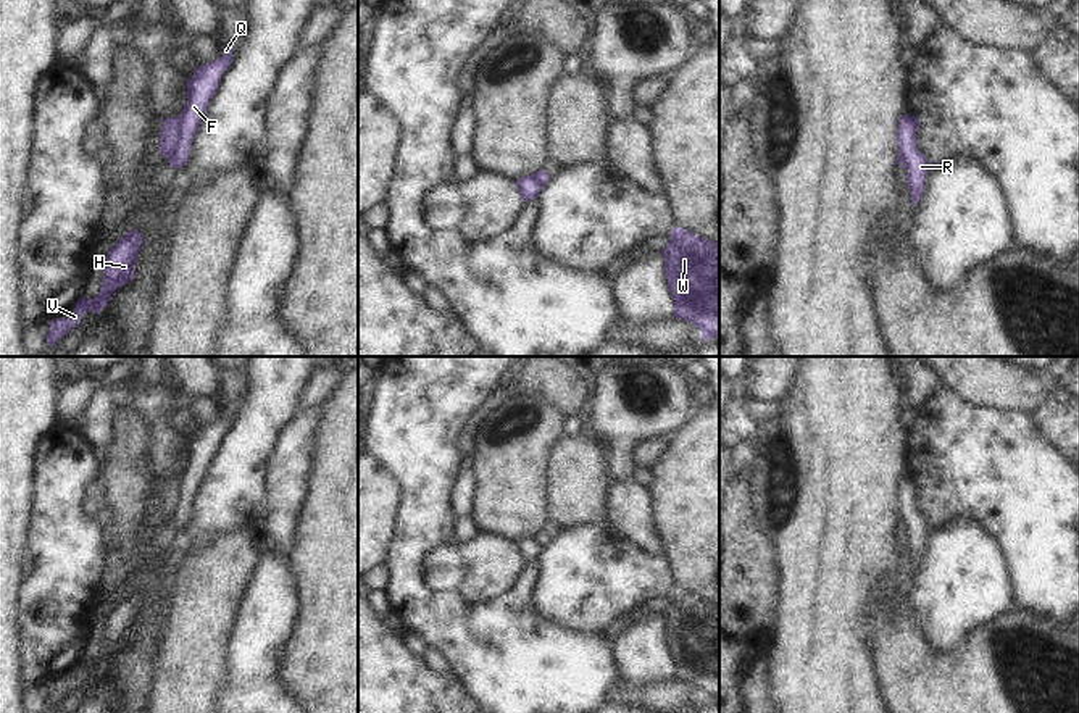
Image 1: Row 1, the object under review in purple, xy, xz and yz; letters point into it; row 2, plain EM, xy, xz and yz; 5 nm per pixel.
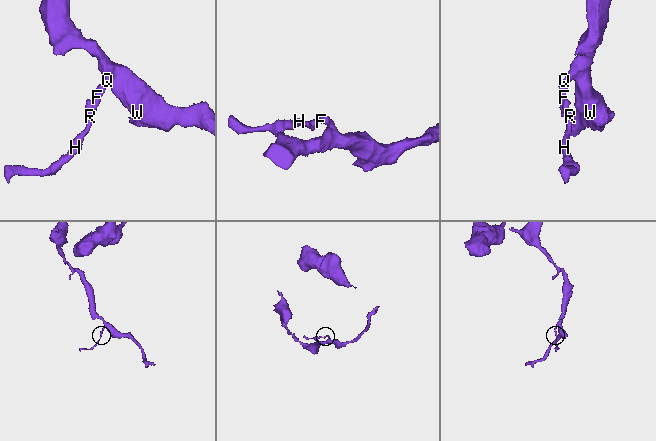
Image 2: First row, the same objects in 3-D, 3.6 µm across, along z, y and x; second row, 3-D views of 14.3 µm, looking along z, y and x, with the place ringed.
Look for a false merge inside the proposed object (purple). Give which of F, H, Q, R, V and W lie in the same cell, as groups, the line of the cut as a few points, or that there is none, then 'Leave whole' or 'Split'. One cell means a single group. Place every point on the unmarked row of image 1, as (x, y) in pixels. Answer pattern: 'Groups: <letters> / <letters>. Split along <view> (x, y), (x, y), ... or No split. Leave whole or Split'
Groups: F Q W / H R V. Split along xy (179, 476), (178, 505), (168, 520). Split.

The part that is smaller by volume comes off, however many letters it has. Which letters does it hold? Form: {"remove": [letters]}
{"remove": ["H", "R", "V"]}

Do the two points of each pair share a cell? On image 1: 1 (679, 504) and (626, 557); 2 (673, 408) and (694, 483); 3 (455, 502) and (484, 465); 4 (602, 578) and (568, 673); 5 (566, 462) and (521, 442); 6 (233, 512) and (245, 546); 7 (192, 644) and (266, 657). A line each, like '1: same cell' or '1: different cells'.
1: different cells
2: different cells
3: different cells
4: different cells
5: different cells
6: different cells
7: different cells

